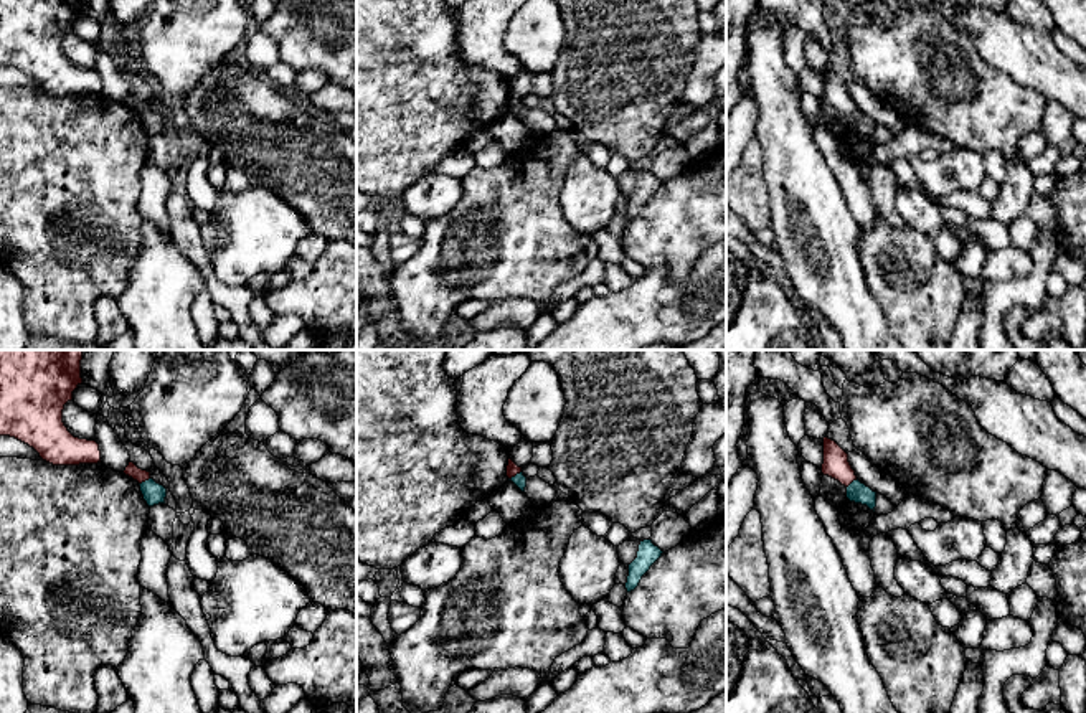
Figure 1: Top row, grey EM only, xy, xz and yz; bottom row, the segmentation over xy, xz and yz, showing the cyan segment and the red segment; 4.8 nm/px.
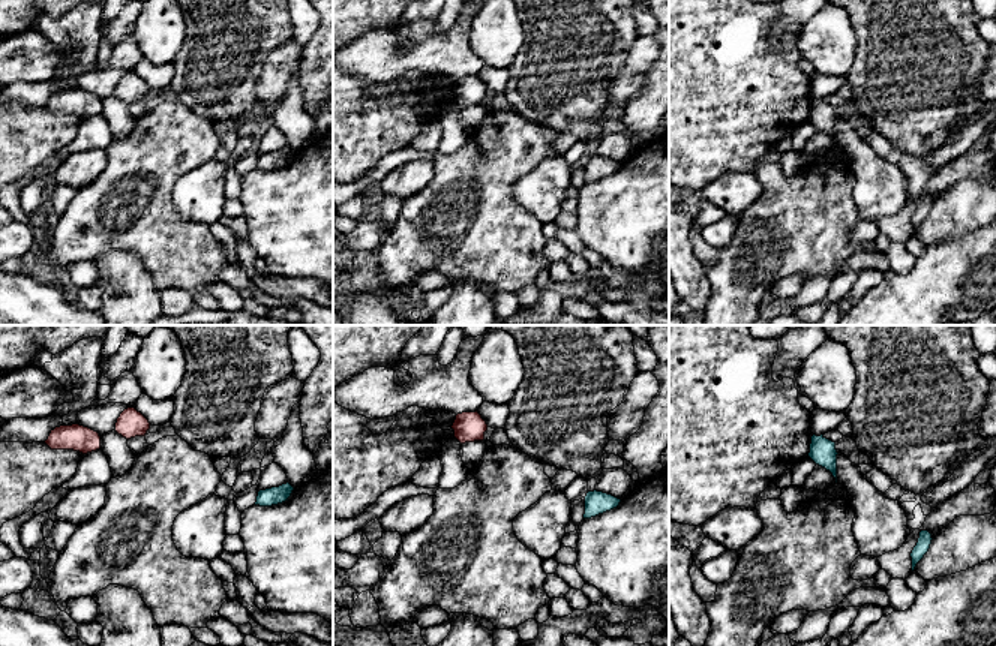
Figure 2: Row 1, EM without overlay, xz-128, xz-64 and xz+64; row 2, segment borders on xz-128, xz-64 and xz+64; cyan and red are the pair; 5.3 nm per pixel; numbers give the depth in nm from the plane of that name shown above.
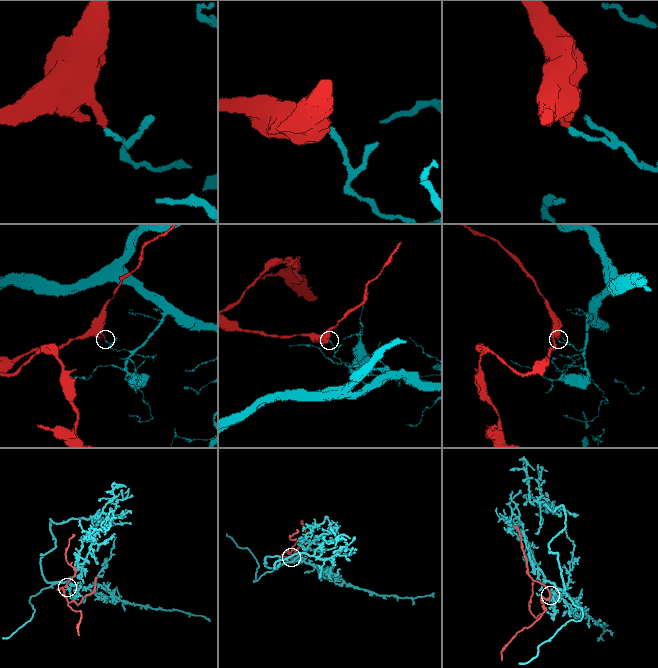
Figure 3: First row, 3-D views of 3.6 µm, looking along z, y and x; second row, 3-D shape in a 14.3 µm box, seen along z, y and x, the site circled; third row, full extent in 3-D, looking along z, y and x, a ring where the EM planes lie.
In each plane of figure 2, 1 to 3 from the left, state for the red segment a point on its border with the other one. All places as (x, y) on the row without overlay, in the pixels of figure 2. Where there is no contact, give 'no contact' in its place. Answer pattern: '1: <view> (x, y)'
1: no contact
2: no contact
3: no contact

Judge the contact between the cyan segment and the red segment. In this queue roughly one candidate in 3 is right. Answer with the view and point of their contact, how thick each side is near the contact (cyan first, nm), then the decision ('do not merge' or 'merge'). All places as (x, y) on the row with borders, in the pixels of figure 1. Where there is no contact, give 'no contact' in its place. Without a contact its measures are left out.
contact xz (515, 476); calibres 60 and 60 nm; do not merge

